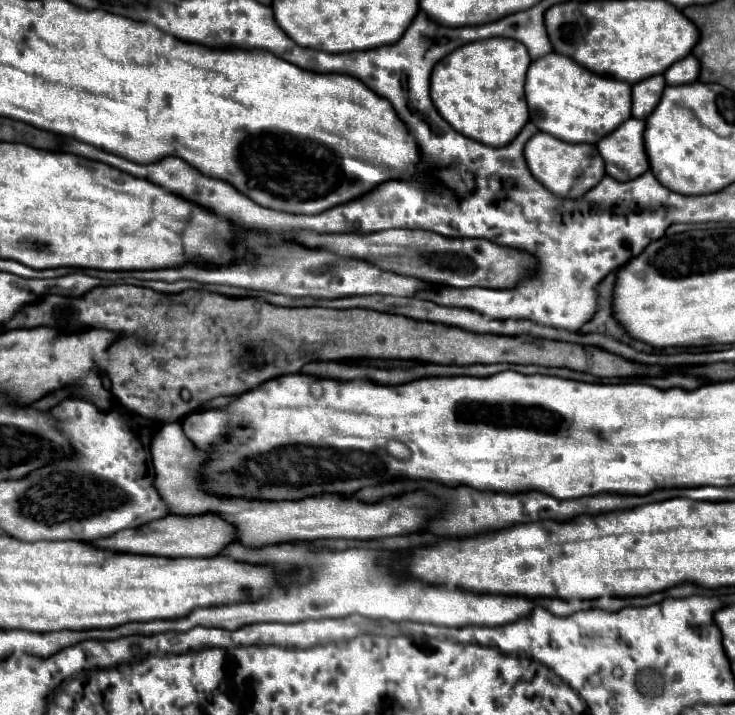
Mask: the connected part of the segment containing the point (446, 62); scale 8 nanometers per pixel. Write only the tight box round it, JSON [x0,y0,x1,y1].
[433,36,529,146]

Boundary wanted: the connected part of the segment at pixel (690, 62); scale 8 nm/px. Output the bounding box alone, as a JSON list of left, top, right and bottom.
[665,54,701,84]

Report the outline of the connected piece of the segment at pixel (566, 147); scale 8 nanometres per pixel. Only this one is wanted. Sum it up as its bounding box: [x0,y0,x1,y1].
[525,132,605,198]

